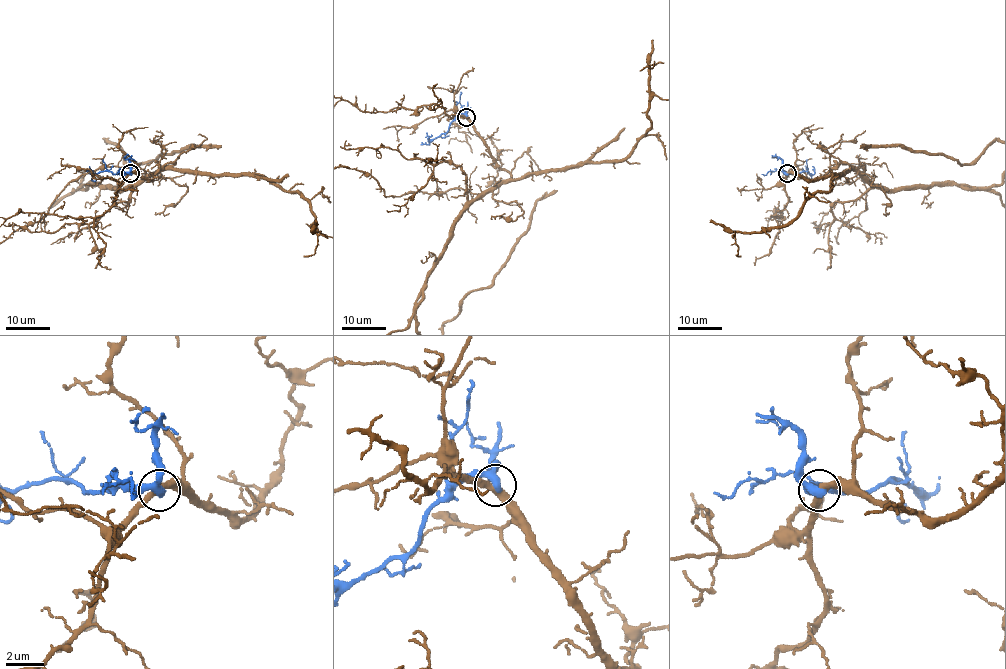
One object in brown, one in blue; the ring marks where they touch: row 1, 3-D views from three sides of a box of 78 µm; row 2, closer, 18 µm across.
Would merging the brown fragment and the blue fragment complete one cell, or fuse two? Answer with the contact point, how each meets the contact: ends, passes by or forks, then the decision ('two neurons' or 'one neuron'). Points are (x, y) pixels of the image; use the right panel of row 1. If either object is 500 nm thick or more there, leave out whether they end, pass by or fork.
(787, 173) | brown passes by | blue passes by | two neurons

